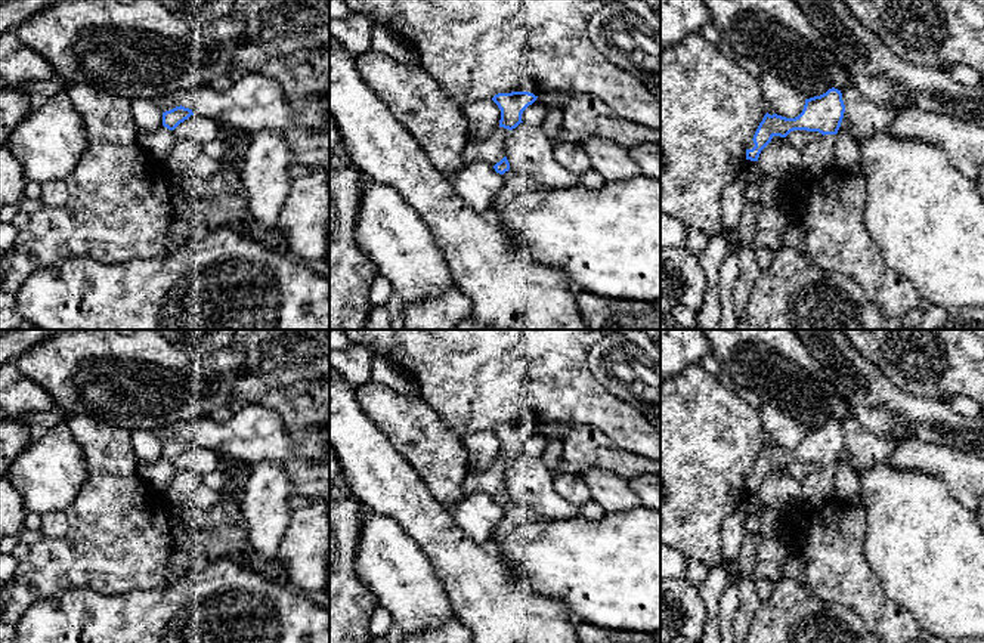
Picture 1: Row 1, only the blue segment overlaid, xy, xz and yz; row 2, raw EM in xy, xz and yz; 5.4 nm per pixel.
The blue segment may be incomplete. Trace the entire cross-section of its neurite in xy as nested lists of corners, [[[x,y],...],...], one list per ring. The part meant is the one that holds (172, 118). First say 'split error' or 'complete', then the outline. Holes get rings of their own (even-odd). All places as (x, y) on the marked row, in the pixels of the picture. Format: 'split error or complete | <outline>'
complete | [[[176,106],[170,111],[163,112],[163,126],[168,130],[174,130],[180,123],[194,115],[192,109],[185,106]]]

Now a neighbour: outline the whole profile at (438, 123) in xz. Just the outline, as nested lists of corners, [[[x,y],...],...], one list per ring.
[[[368,52],[356,58],[356,68],[363,81],[414,136],[436,170],[452,177],[462,169],[462,152],[470,142],[462,106],[454,102],[420,64],[403,64],[384,53]]]

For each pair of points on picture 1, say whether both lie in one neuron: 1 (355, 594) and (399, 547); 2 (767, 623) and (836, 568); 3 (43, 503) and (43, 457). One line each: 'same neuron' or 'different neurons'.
1: different neurons
2: different neurons
3: same neuron

